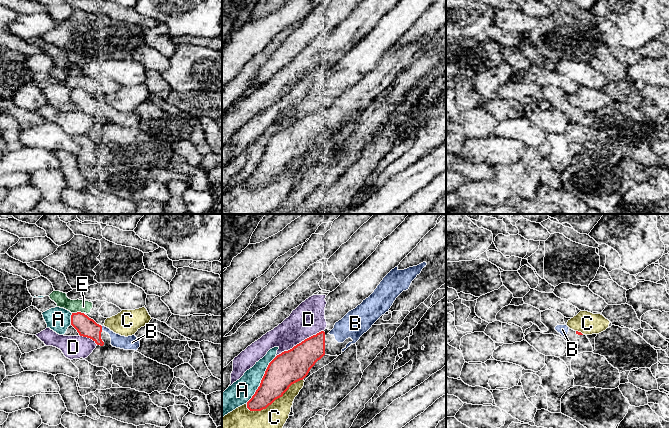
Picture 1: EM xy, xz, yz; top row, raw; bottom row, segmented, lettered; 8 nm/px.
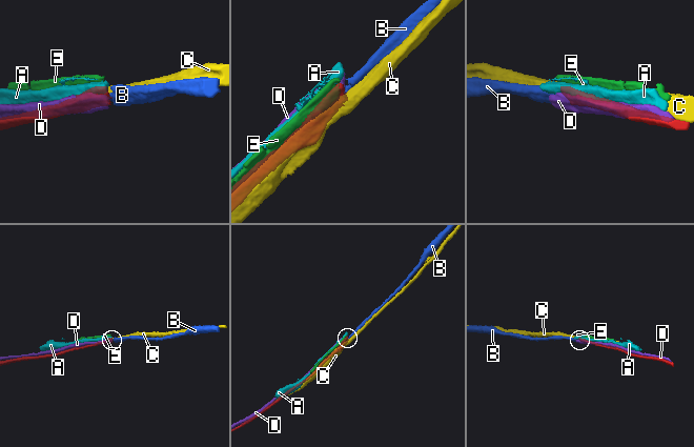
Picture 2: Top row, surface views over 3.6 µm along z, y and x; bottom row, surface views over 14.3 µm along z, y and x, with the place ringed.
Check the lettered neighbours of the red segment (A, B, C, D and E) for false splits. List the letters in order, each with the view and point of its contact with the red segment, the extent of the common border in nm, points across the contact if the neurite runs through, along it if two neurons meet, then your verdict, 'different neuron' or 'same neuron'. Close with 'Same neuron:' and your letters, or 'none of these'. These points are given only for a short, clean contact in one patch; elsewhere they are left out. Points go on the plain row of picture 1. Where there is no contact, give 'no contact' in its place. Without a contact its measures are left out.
A: contact xz (261, 156); length 460 nm; different neuron
B: contact xy (101, 104); length 40 nm; same neuron
C: contact xz (274, 176); length 500 nm; different neuron
D: contact xz (299, 119); length 440 nm; different neuron
E: contact xy (77, 88); length 100 nm; border xy (83, 88), (72, 89); different neuron
Same neuron: B

